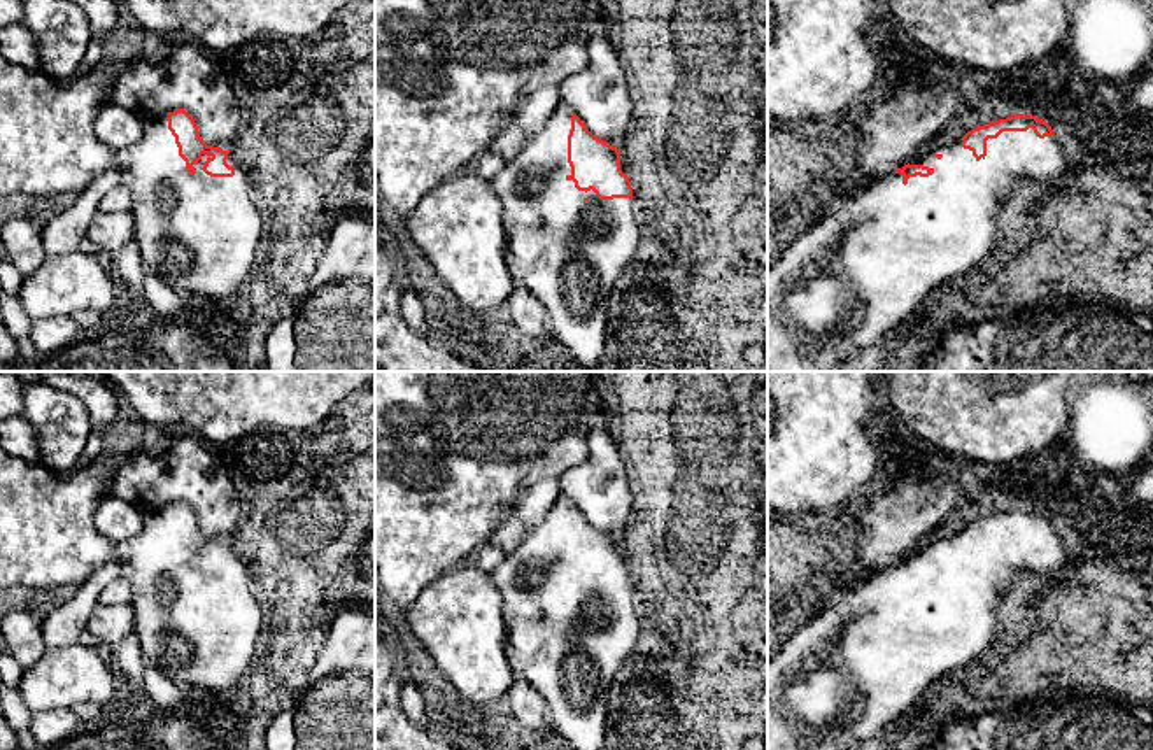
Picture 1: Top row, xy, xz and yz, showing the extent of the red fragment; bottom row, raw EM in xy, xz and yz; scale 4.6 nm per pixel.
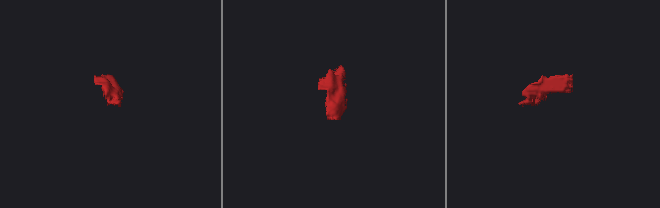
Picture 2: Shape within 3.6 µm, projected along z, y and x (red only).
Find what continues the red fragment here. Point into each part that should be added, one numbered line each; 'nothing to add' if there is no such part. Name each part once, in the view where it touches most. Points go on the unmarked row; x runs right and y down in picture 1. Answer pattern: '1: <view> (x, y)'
1: xy (200, 626)

